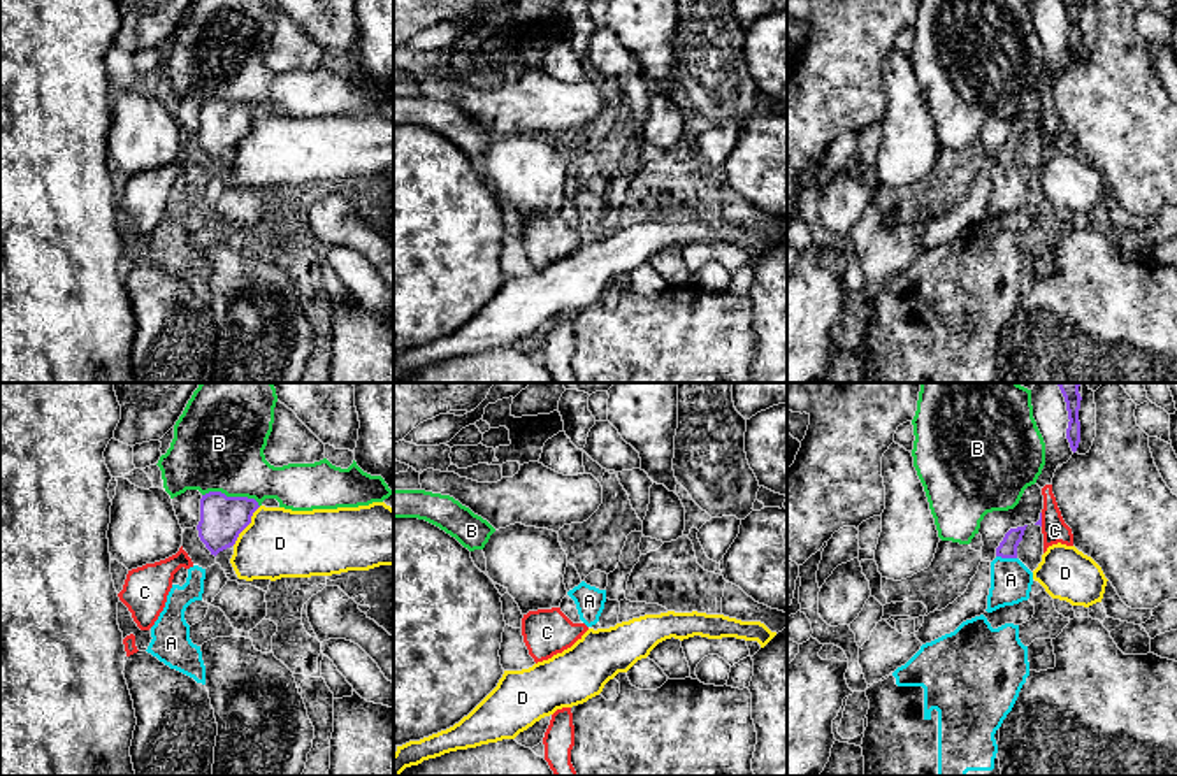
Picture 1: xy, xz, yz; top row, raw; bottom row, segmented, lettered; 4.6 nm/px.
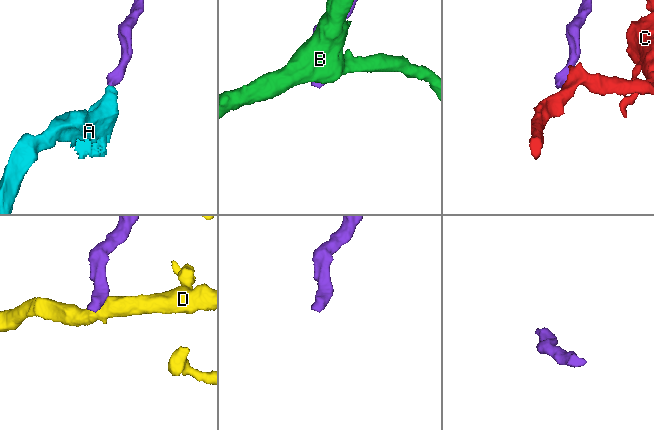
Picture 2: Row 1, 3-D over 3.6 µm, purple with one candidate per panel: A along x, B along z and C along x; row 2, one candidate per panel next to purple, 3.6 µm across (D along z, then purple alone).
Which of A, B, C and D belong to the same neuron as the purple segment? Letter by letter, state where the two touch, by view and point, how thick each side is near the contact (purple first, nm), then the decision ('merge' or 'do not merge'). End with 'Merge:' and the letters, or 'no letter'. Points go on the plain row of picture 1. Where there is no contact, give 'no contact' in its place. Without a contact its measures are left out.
A: yz (1007, 164) | 90/190 nm | merge
B: xy (232, 104) | 200/420 nm | do not merge
C: yz (1040, 127) | 20/120 nm | do not merge
D: xy (248, 130) | 200/320 nm | do not merge
Merge: A

